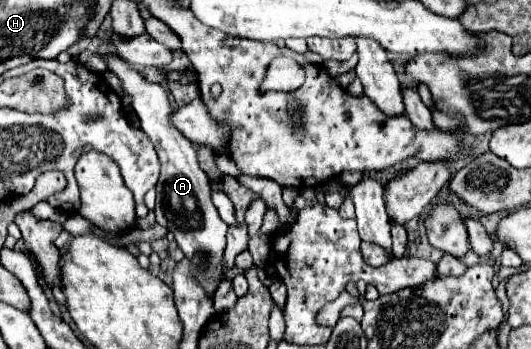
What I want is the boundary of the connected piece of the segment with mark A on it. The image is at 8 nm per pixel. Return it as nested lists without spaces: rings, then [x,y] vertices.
[[[108,43],[108,47],[100,47],[98,53],[108,55],[108,59],[106,59],[108,69],[114,71],[122,79],[124,93],[132,95],[132,99],[134,99],[132,105],[134,105],[134,111],[140,119],[140,127],[150,137],[150,141],[154,143],[154,149],[158,151],[162,171],[160,171],[158,183],[156,183],[156,193],[158,193],[156,207],[154,207],[156,223],[174,233],[176,243],[184,251],[186,257],[192,257],[194,251],[206,253],[206,263],[204,263],[202,273],[200,273],[200,283],[204,285],[206,291],[212,293],[222,279],[222,269],[224,269],[222,251],[226,245],[224,235],[226,235],[228,225],[220,219],[216,207],[210,201],[210,179],[198,165],[194,145],[184,135],[180,135],[178,129],[168,121],[172,107],[168,103],[168,95],[166,95],[162,85],[144,81],[144,77],[132,65],[128,65],[126,61],[122,61],[116,55],[116,49],[110,43]]]

